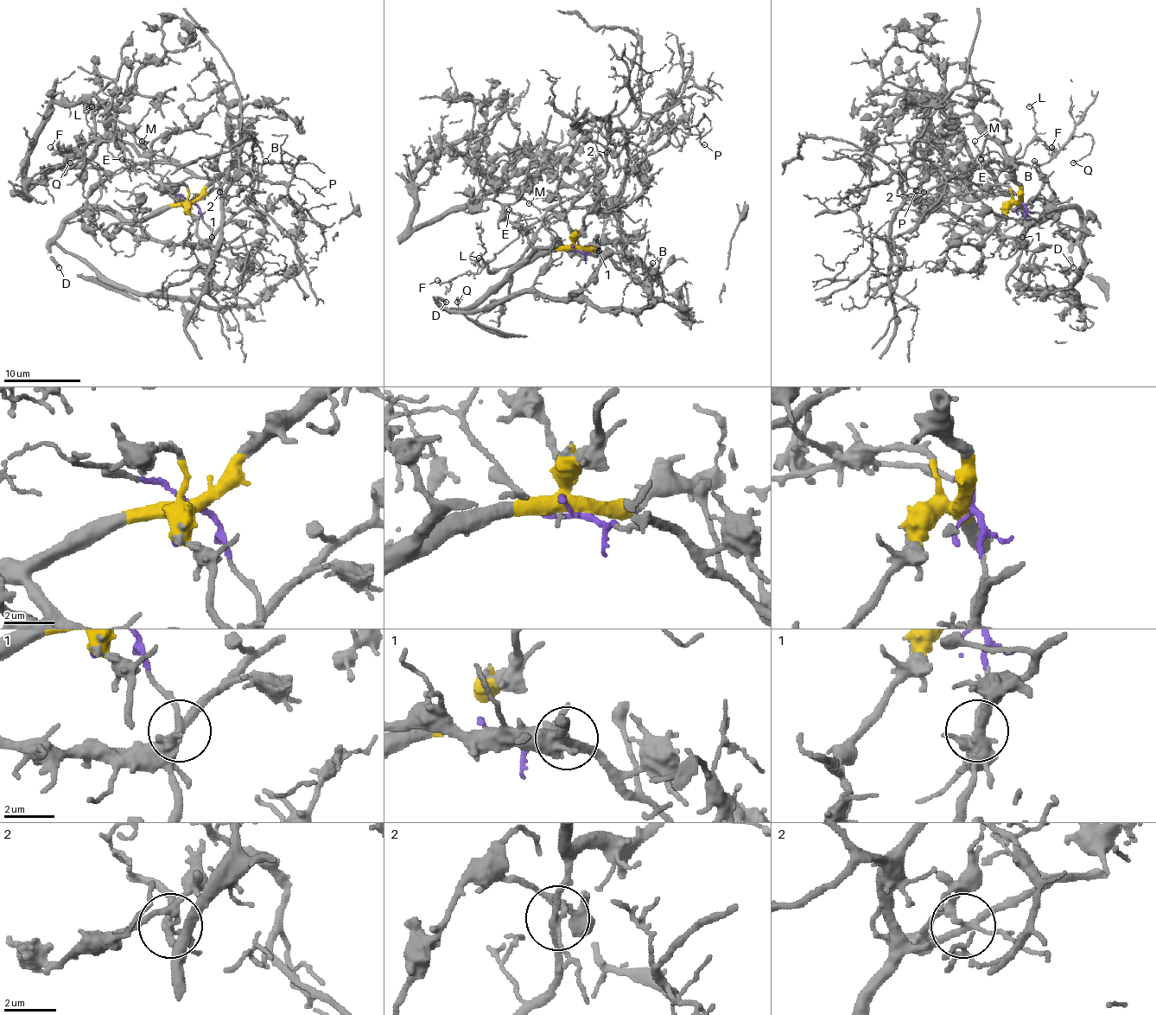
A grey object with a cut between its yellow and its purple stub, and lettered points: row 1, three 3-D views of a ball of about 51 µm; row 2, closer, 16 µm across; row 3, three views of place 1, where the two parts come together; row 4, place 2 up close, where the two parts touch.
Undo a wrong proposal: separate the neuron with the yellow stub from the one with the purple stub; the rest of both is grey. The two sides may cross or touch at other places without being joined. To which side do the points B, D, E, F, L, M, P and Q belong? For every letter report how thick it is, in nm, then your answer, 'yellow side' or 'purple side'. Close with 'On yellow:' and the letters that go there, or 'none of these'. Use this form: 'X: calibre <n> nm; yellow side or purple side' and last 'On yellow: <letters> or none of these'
B: calibre 190 nm; yellow side
D: calibre 260 nm; yellow side
E: calibre 160 nm; purple side
F: calibre 200 nm; purple side
L: calibre 130 nm; purple side
M: calibre 130 nm; purple side
P: calibre 110 nm; purple side
Q: calibre 120 nm; purple side
On yellow: B, D

